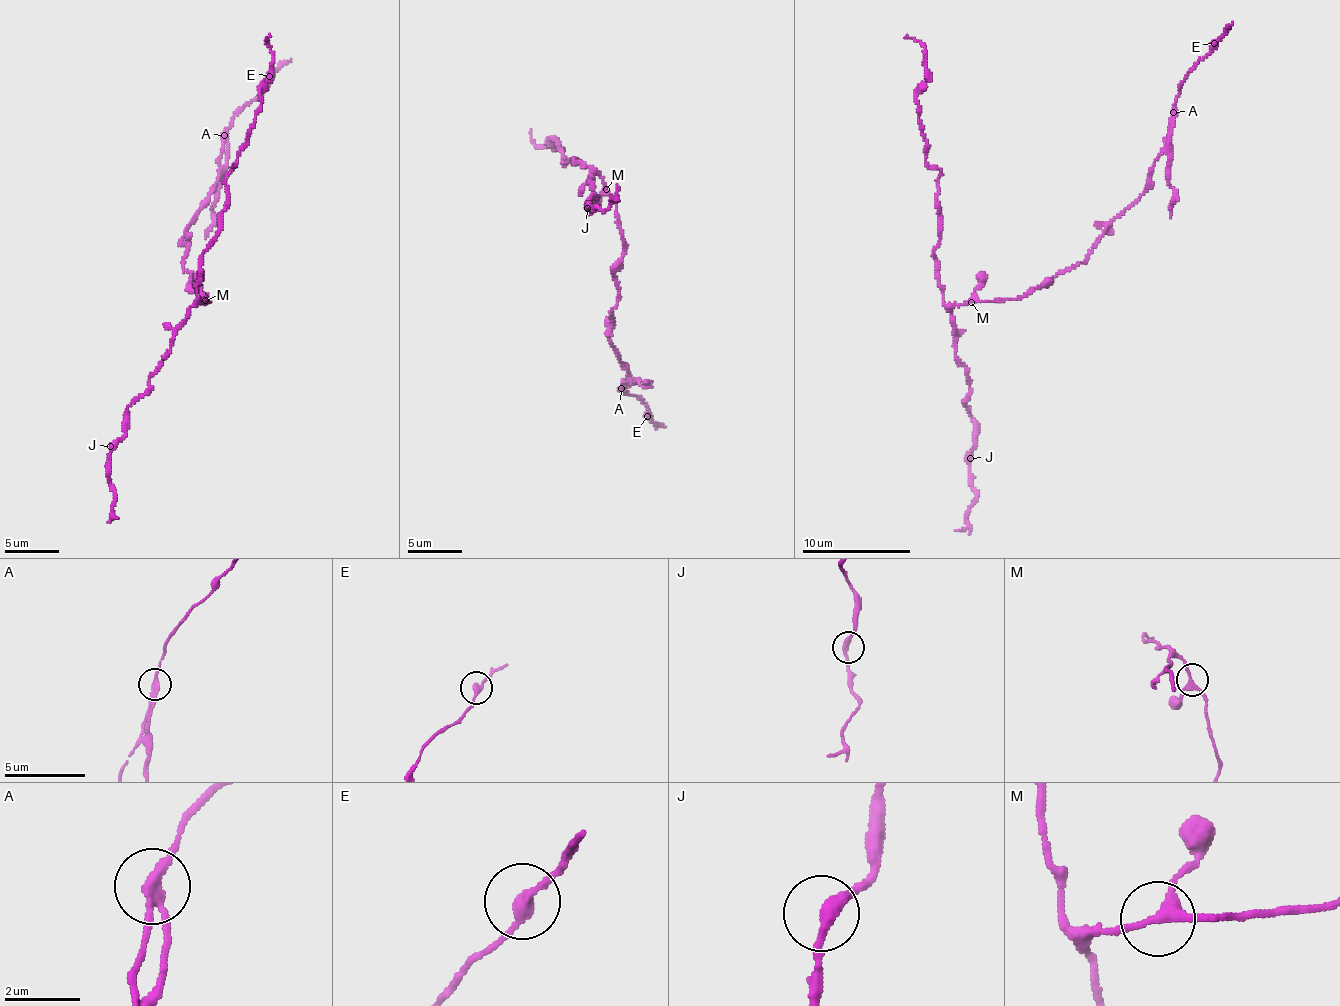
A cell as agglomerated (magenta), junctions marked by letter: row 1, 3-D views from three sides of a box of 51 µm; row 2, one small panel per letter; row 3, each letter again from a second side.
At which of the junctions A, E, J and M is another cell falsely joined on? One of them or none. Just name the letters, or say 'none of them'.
A

